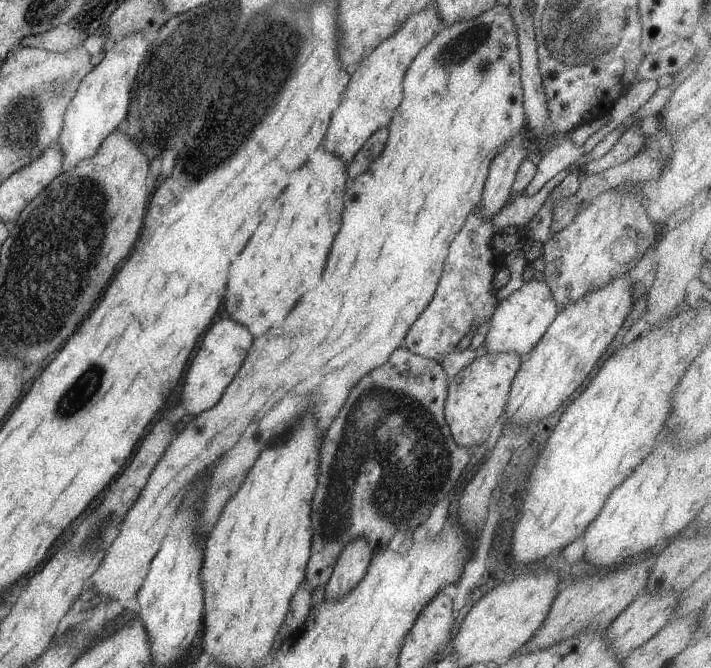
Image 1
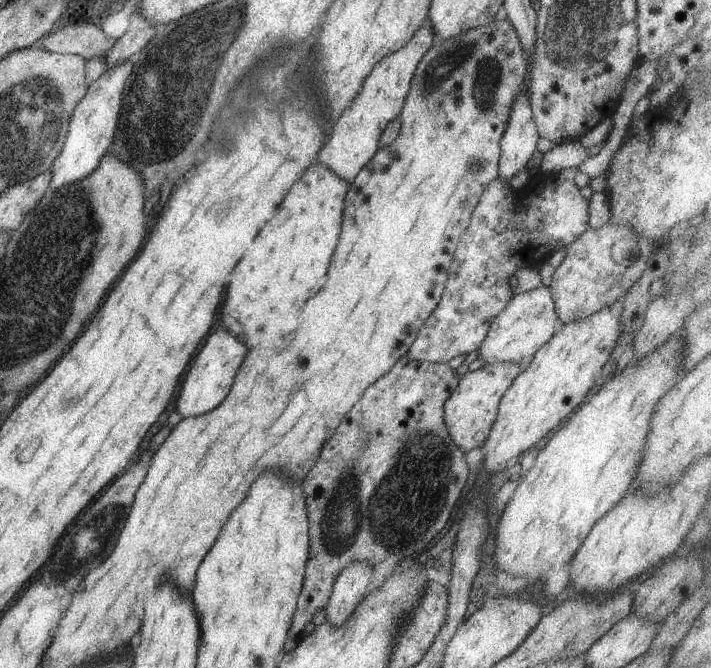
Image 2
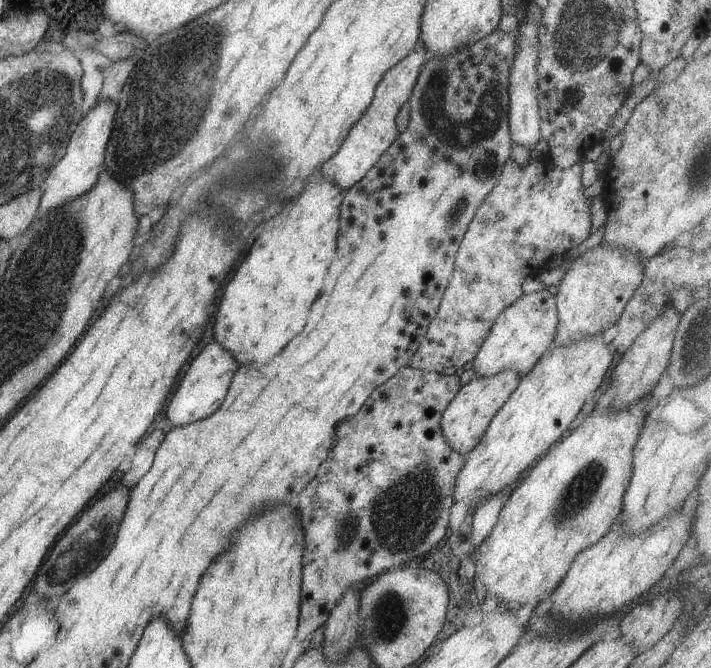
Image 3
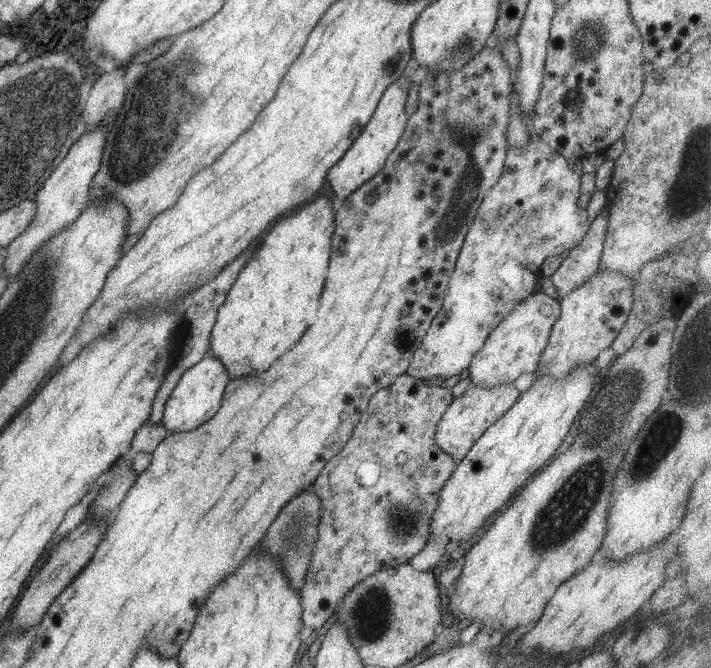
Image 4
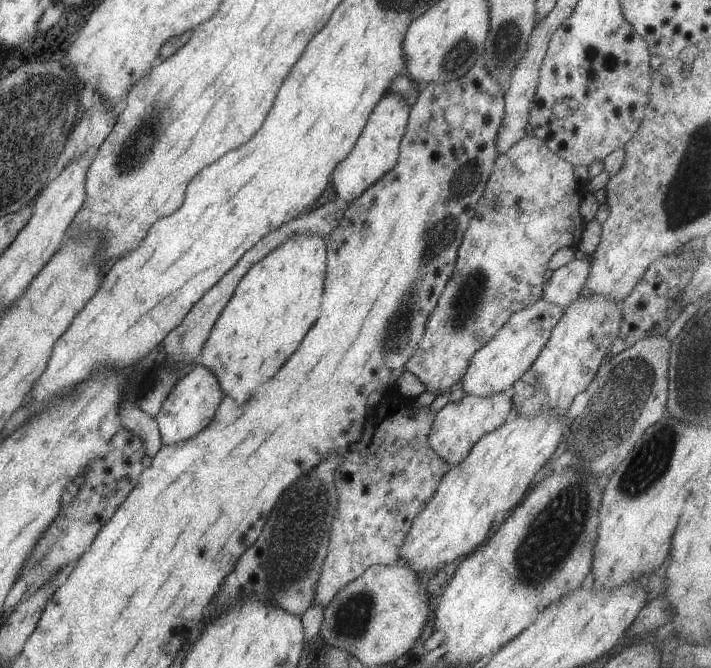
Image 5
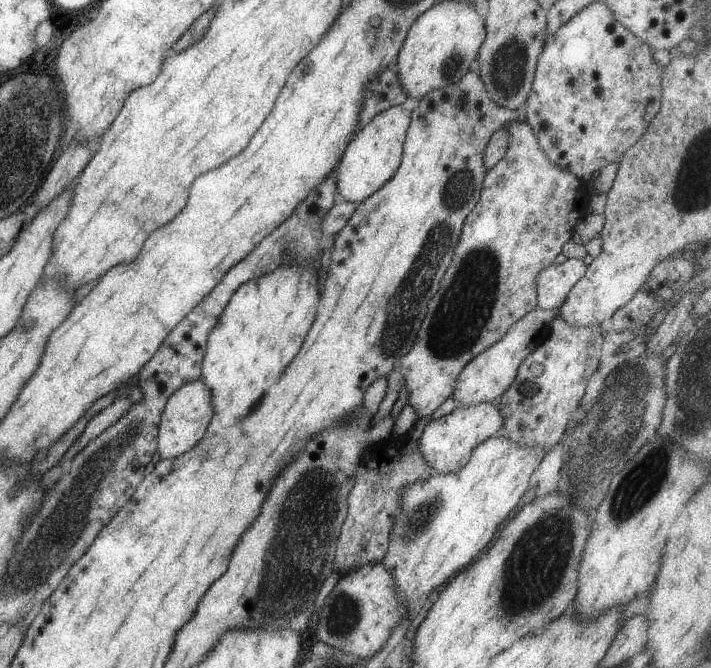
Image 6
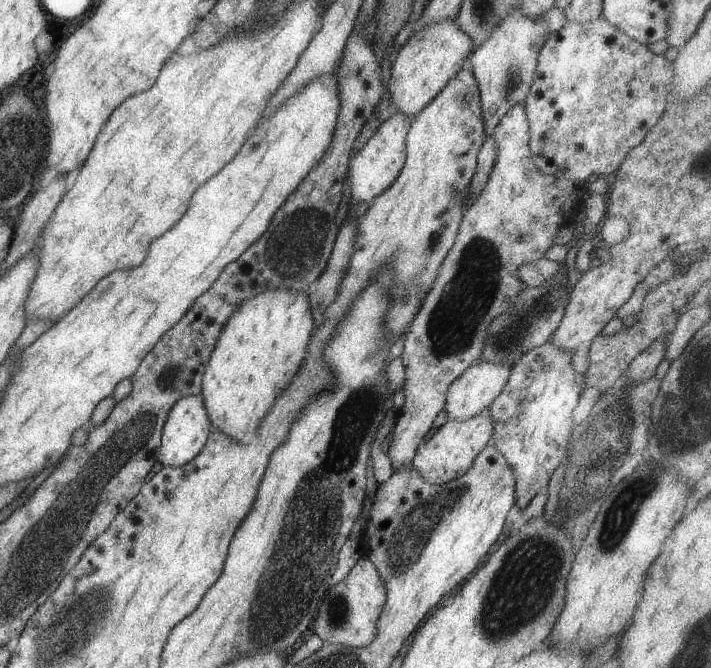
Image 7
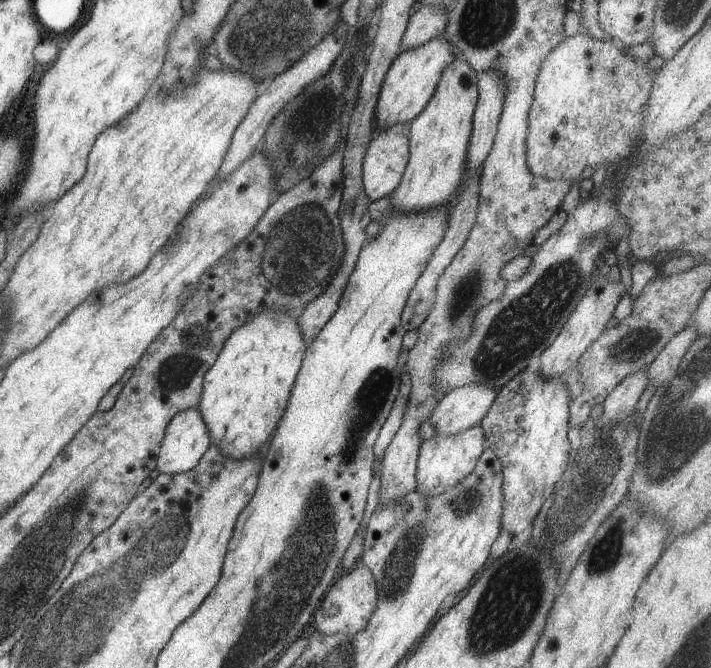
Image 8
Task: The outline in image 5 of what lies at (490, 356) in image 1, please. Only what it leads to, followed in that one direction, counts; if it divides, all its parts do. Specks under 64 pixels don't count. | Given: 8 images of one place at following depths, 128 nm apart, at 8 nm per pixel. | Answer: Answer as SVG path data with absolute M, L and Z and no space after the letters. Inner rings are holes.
M502 391L489 397L477 397L465 395L461 400L447 402L446 405L435 414L432 428L428 437L432 450L439 454L449 465L456 466L468 456L472 447L485 434L502 426L512 414L512 392Z

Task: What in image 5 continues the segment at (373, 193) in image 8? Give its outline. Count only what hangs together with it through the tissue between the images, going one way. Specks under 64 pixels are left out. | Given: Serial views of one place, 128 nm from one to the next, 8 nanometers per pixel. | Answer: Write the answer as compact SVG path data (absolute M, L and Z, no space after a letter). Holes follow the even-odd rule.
M391 90L380 99L380 102L377 102L350 154L336 166L332 173L331 181L337 198L347 204L354 202L367 188L396 166L399 159L399 144L406 132L410 109L410 104Z

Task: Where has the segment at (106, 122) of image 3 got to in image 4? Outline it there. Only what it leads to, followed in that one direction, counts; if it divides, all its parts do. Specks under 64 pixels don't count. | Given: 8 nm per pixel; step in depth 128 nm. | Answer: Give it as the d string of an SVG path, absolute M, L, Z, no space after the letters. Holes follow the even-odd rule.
M93 129L85 132L71 147L65 159L58 165L46 179L43 186L36 192L36 214L26 230L17 236L8 246L6 262L4 262L4 274L8 284L12 276L16 276L18 270L28 264L28 258L36 254L37 250L48 242L53 235L63 231L74 223L86 210L92 200L91 180L99 169L102 153L106 144L108 131L105 129Z

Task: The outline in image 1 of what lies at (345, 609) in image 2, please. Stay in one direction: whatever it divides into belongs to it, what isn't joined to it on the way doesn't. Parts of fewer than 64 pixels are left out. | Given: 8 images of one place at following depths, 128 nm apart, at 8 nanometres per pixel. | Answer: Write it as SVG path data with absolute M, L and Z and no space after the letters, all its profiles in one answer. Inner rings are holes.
M365 539L347 543L326 583L325 598L332 601L347 595L364 578L372 557L373 550Z

